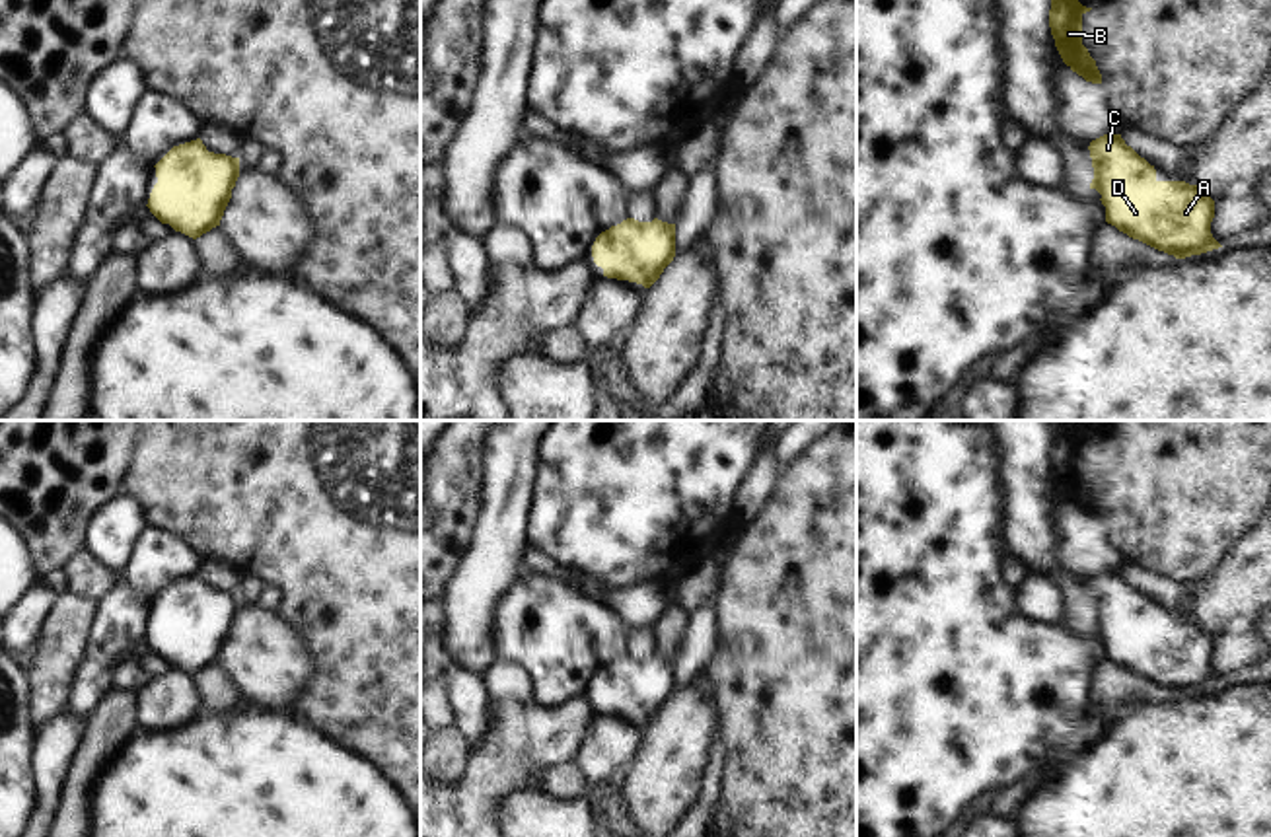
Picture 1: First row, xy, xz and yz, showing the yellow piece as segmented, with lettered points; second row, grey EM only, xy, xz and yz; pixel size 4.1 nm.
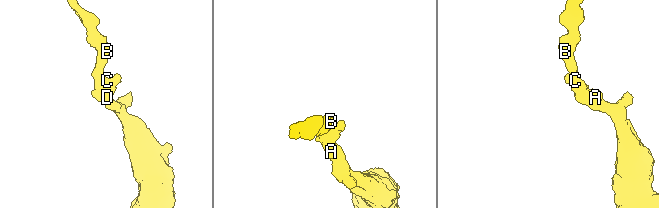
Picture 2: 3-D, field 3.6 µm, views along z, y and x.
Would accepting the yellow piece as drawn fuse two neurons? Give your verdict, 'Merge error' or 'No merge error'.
No merge error.

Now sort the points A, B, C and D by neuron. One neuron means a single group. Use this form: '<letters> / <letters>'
A B C D

